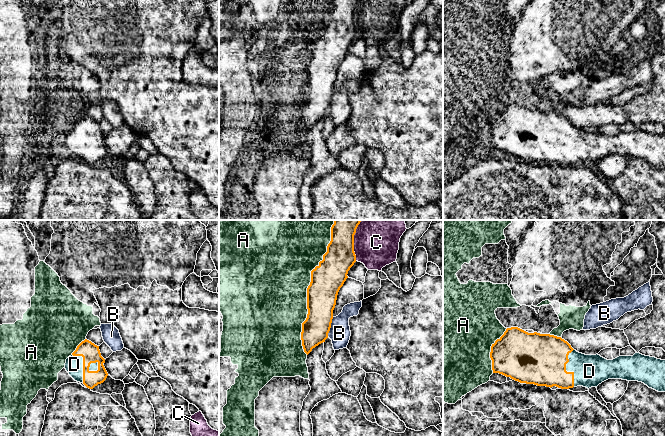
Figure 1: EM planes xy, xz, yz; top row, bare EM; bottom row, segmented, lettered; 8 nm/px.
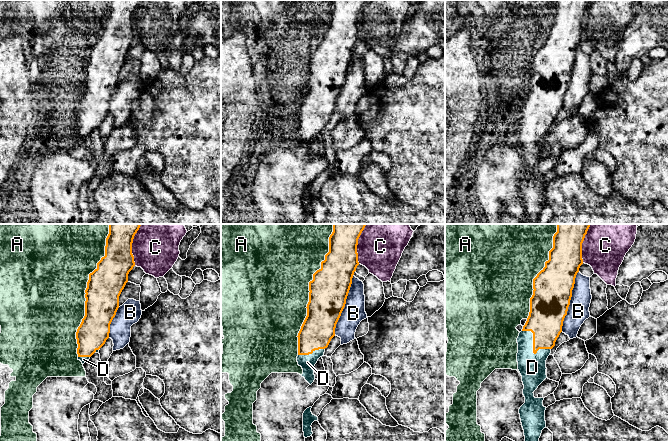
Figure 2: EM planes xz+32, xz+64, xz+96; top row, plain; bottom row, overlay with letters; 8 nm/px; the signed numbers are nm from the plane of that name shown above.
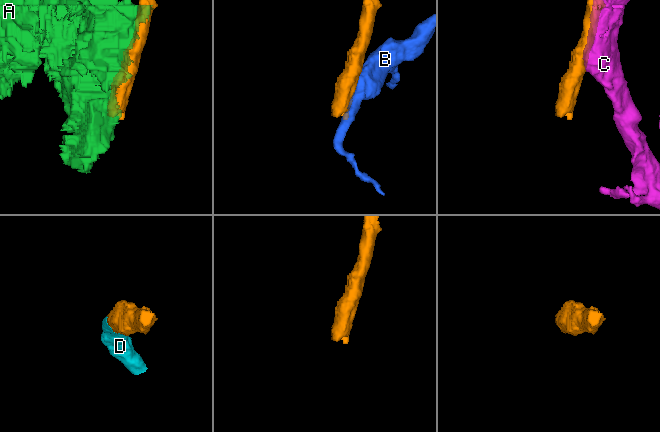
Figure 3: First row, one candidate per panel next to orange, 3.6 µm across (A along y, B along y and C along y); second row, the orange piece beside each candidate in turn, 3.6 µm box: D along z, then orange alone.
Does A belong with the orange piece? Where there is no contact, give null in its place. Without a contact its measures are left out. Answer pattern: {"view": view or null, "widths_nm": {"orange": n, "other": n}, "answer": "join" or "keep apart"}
{"view": "xz", "widths_nm": {"orange": 260, "other": 500}, "answer": "keep apart"}

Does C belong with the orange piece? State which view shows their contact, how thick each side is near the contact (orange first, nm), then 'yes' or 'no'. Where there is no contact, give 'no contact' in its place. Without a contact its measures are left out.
xz | 240/360 nm | no

